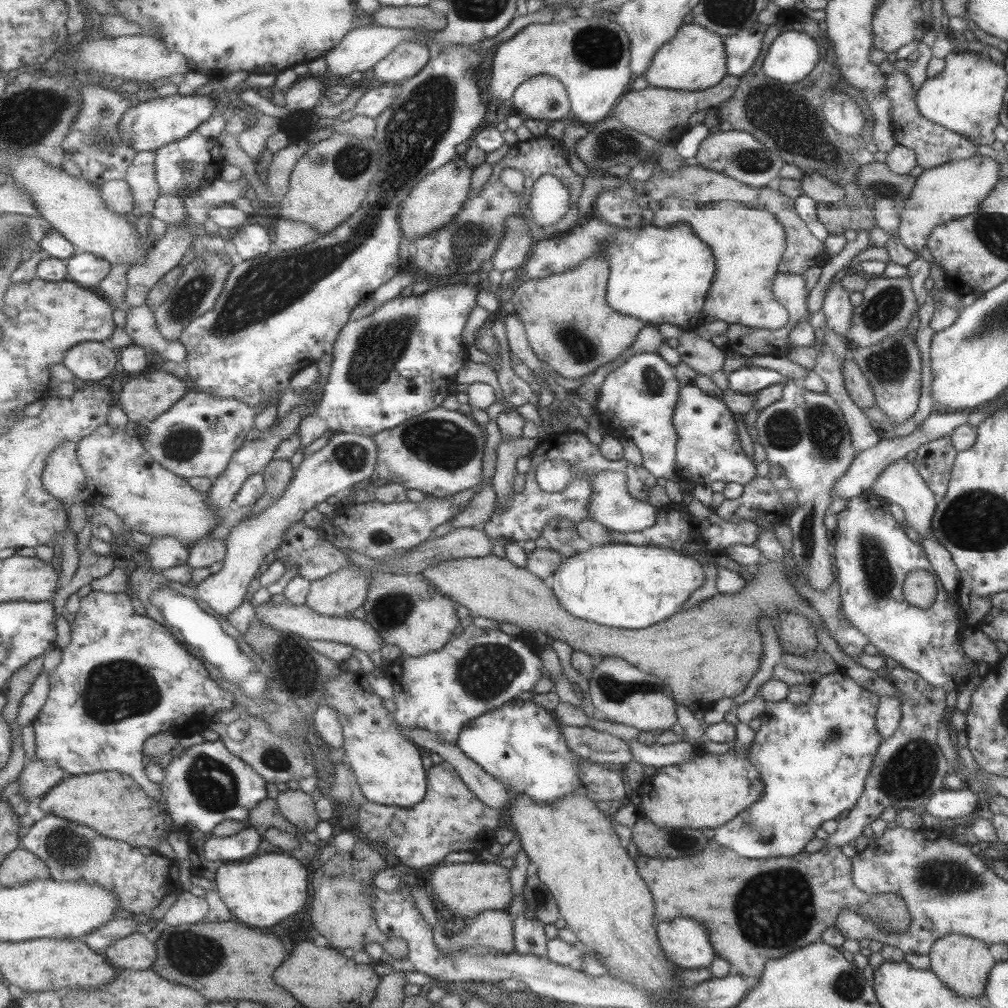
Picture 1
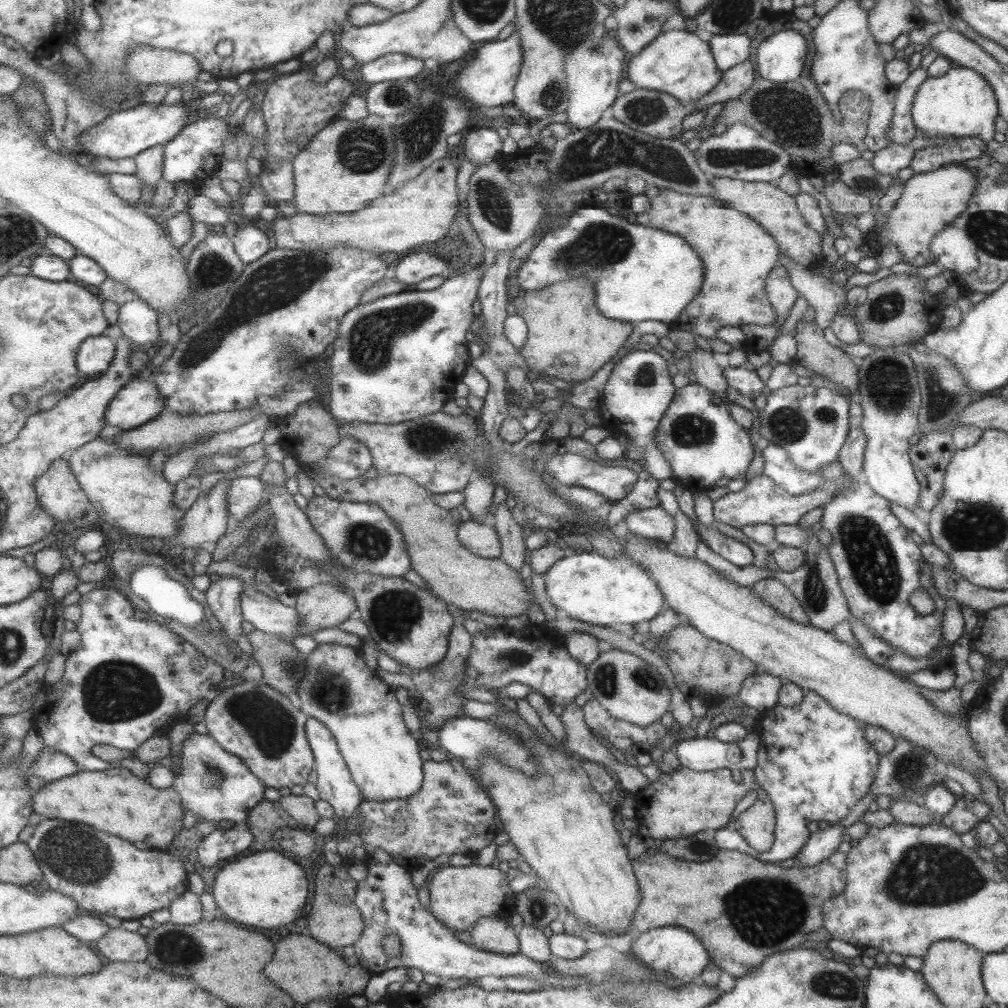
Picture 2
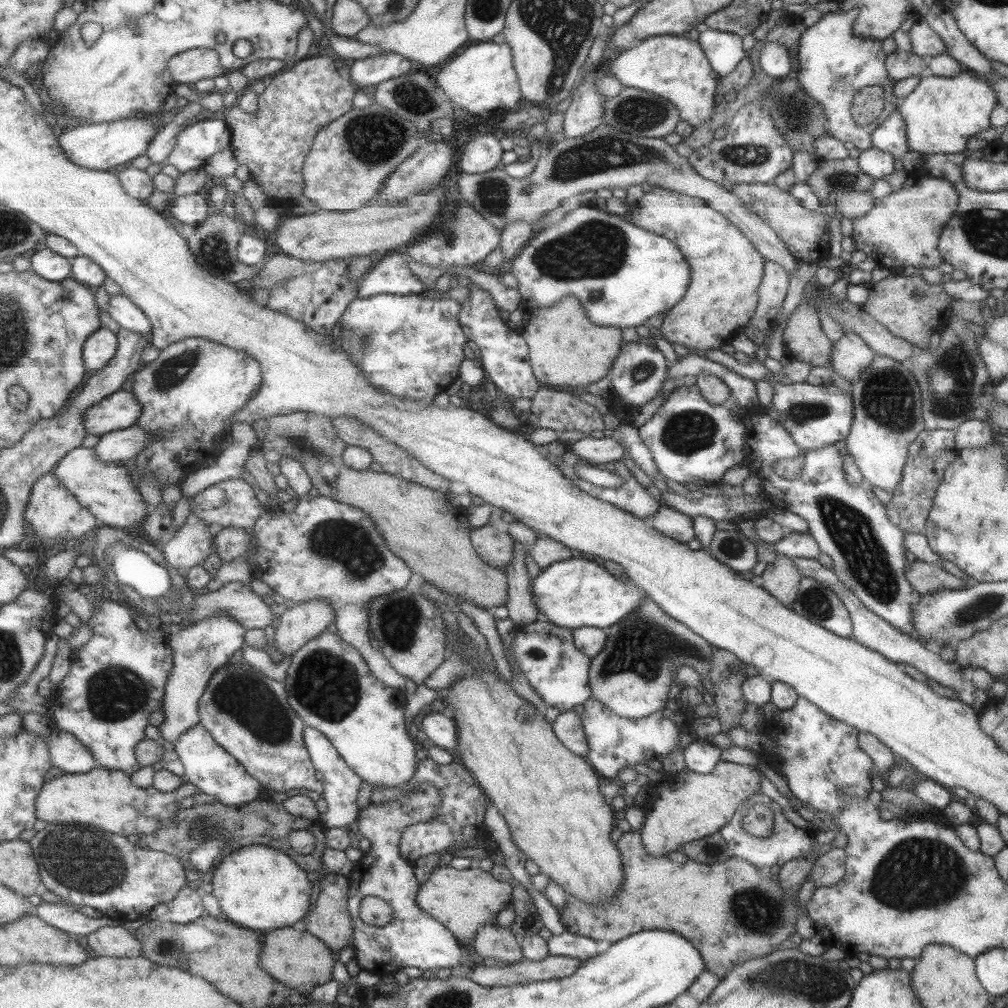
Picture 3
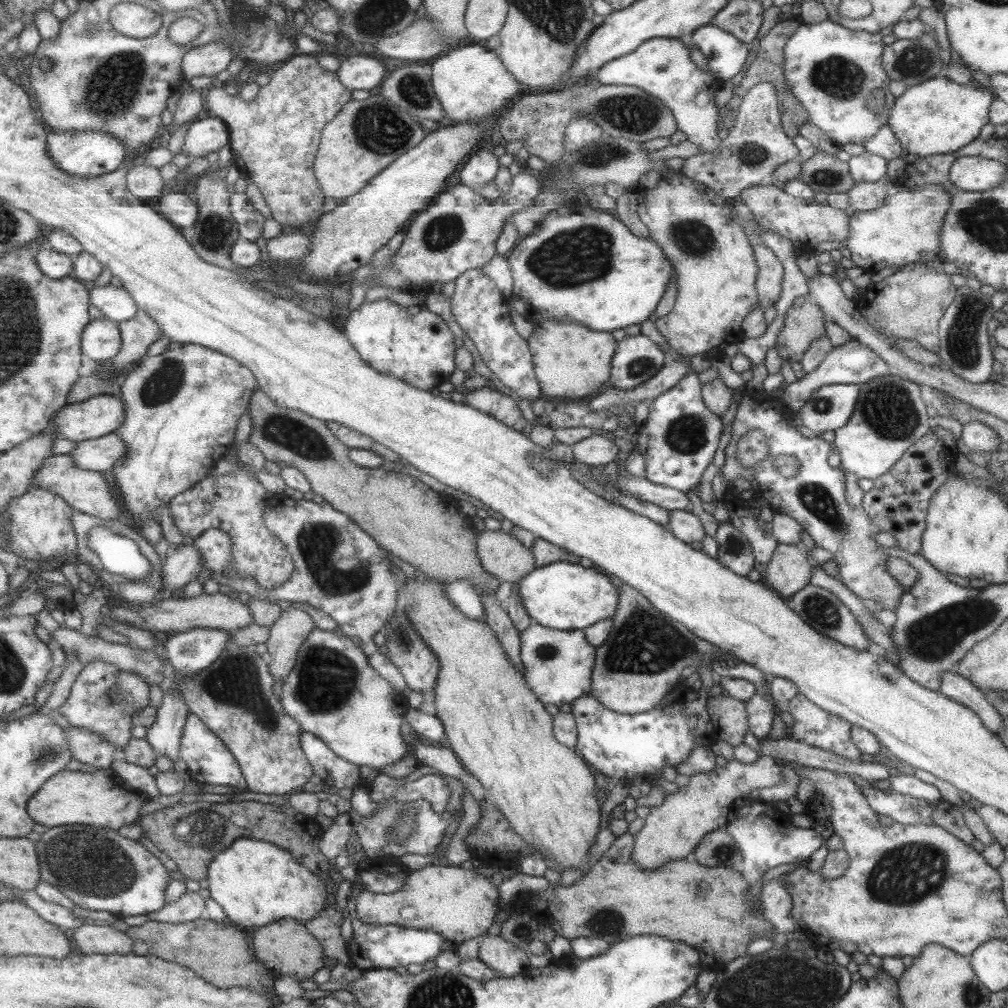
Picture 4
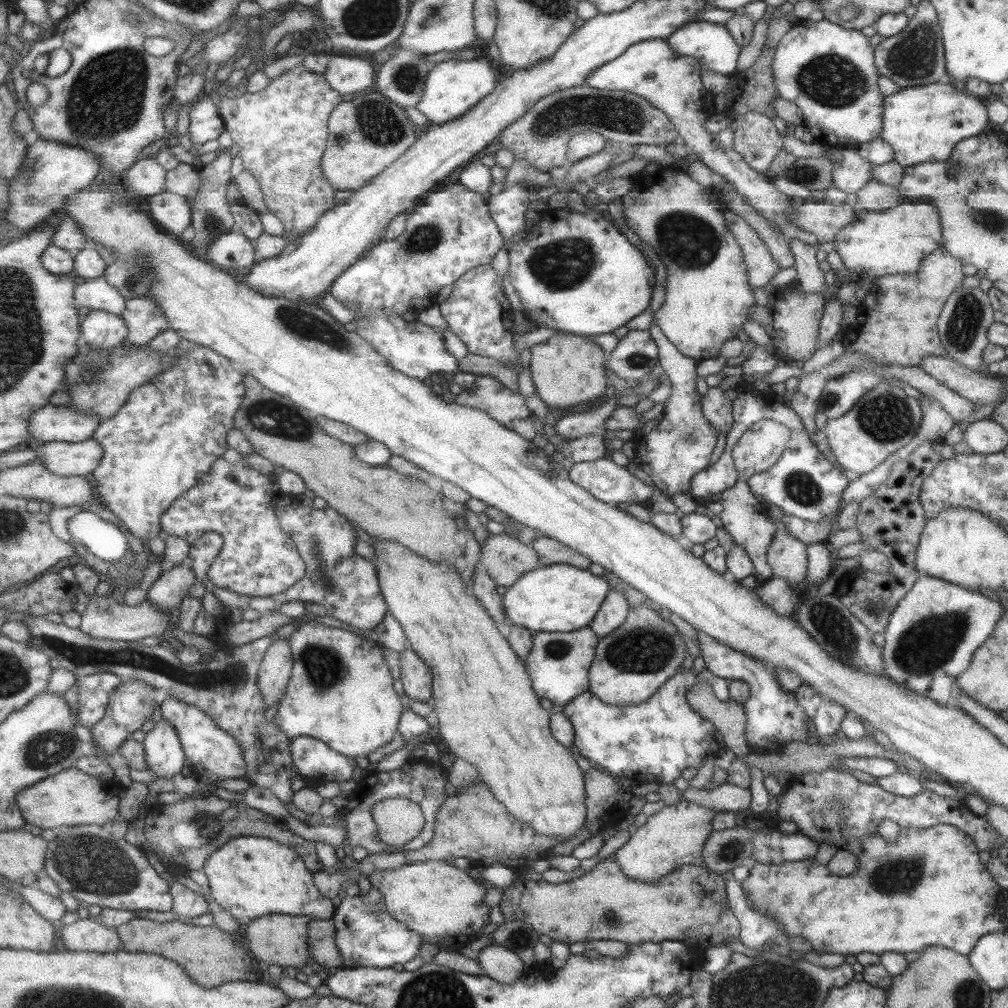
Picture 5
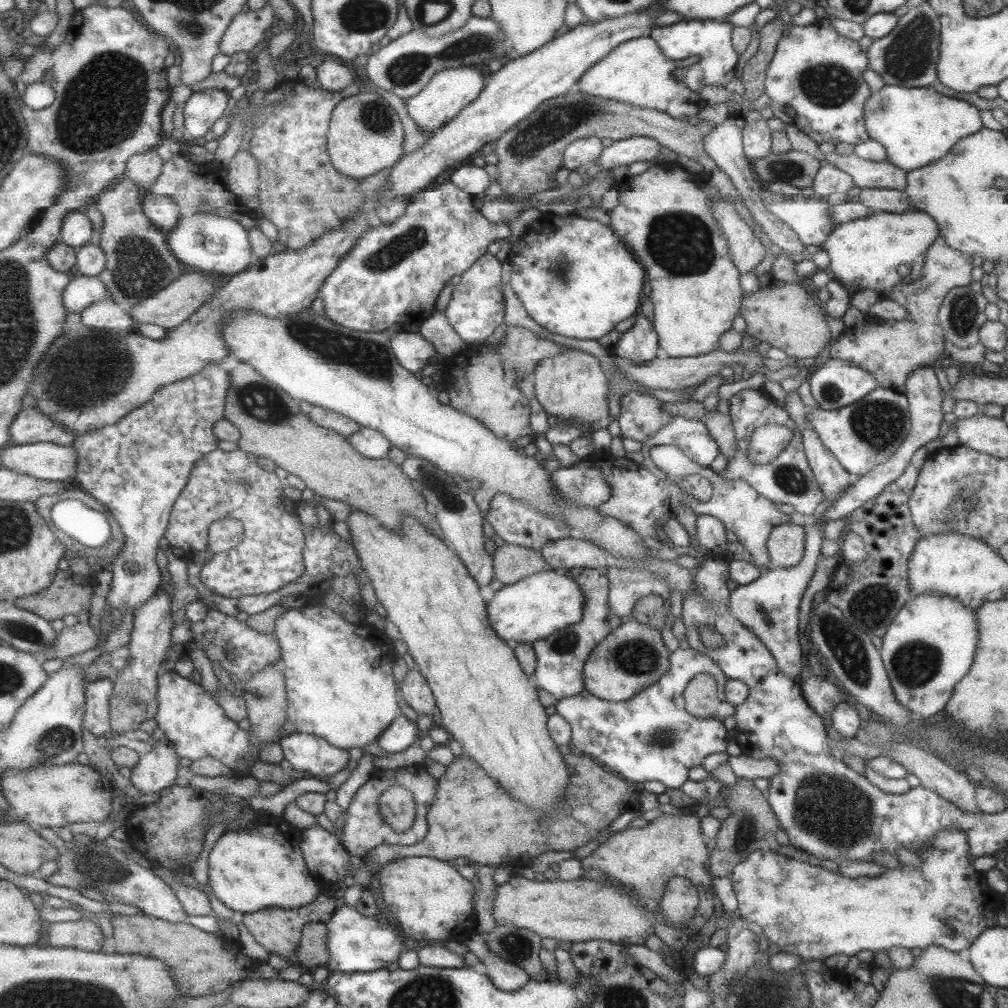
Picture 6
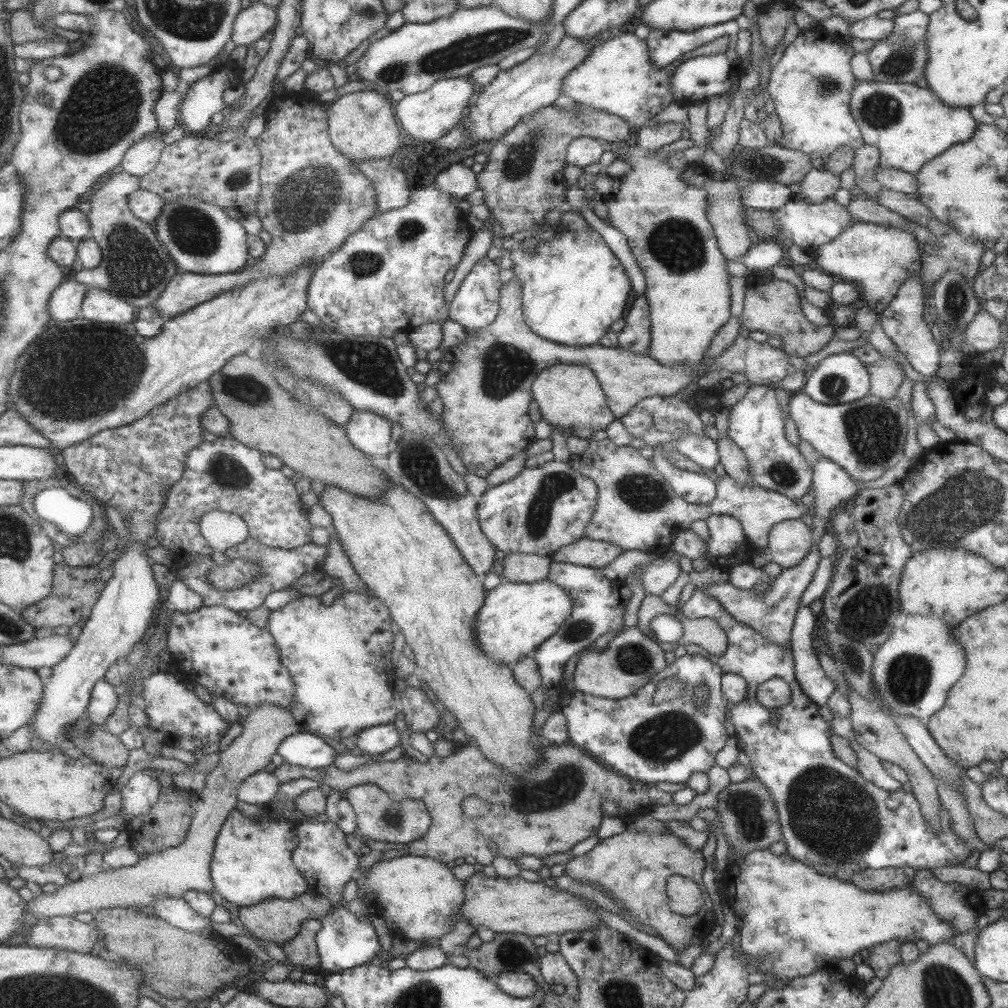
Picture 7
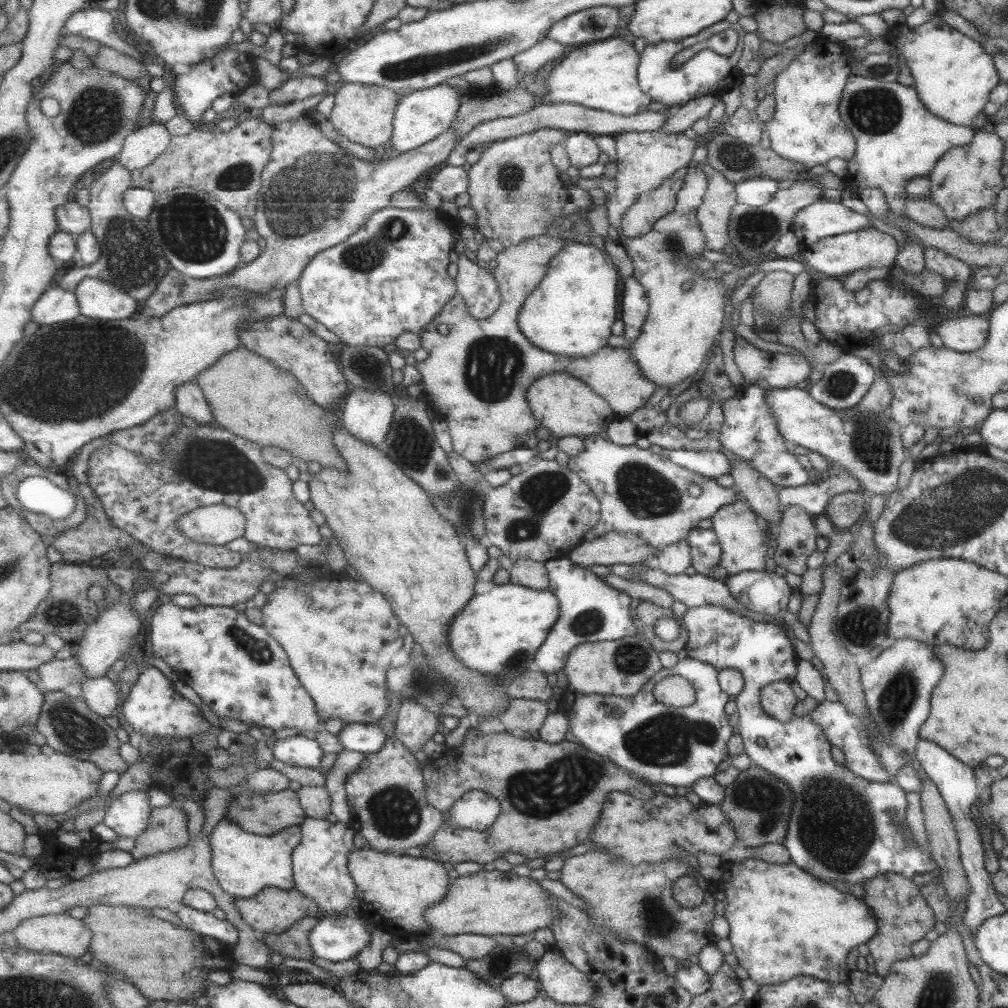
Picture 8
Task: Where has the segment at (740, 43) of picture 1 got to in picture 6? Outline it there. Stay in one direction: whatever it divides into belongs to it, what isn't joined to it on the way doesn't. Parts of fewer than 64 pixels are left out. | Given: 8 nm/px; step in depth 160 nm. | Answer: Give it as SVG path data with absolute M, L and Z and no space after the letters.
M680 21L663 27L655 27L650 30L650 37L661 51L665 59L677 60L698 55L700 60L687 68L674 71L674 77L685 84L689 90L700 93L706 86L727 86L733 78L739 55L733 51L731 44L731 32L733 26L725 21Z

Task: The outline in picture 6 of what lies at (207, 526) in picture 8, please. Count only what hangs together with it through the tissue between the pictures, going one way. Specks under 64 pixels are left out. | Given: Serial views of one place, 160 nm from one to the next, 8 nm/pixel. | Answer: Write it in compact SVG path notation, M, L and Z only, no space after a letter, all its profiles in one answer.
M227 518L227 520L217 520L209 529L209 549L215 555L228 552L241 544L245 537L245 525L239 520Z

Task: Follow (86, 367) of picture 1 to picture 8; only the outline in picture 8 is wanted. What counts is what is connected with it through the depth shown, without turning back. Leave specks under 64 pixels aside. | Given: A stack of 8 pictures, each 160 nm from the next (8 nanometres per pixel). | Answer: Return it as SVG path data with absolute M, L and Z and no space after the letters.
M85 277L74 290L81 312L89 318L123 320L140 313L142 303L113 281Z

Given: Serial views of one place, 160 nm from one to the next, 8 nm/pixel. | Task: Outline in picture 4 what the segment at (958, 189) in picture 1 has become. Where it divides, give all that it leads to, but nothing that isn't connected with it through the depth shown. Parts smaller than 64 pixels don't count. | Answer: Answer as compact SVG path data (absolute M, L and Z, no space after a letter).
M924 186L921 190L901 188L885 197L883 206L867 211L854 211L848 217L848 235L844 240L850 252L849 260L865 272L877 273L883 267L903 267L909 263L940 259L940 232L944 214L949 208L949 195L942 186Z

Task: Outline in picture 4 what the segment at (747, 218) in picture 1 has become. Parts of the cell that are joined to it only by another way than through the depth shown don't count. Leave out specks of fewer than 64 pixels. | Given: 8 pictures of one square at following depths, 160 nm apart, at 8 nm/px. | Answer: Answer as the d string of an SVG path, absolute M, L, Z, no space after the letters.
M673 176L669 181L659 179L655 188L640 186L636 187L635 191L638 196L636 213L648 228L649 237L661 247L673 270L691 270L689 274L681 276L685 280L681 280L677 274L673 307L667 314L656 318L656 329L682 359L688 359L695 354L702 354L708 360L719 359L728 344L735 343L742 337L742 320L758 306L754 285L757 265L745 232L734 221L722 197L715 194L707 185L685 176Z

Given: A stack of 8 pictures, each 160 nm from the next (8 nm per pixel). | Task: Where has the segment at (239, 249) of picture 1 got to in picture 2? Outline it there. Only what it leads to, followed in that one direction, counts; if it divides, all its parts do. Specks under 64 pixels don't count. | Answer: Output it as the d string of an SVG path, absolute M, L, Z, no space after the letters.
M255 224L242 229L238 228L232 239L234 240L236 251L246 265L265 257L273 248L267 233L265 234L263 230L259 230Z

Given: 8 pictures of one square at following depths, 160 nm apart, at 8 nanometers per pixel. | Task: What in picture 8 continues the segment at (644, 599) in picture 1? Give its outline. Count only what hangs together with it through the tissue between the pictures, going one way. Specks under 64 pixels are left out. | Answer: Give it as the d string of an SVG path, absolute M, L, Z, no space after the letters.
M494 584L486 593L474 594L449 621L446 642L448 649L461 664L482 676L490 676L496 684L506 687L516 676L534 668L534 656L538 646L545 640L549 629L559 616L557 599L545 590L531 590L517 584Z

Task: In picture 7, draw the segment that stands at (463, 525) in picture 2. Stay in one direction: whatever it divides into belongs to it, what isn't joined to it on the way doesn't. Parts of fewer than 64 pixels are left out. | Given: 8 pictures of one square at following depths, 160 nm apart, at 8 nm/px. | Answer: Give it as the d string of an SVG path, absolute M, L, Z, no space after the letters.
M507 553L502 560L502 574L509 582L539 582L548 575L550 556Z

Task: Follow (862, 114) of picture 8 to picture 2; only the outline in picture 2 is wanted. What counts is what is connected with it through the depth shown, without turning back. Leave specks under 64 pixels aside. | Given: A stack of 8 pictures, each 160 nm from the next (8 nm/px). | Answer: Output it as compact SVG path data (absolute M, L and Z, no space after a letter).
M957 65L945 75L927 77L917 87L910 110L913 125L921 136L975 137L985 143L994 140L994 121L997 115L997 101L989 83L977 72Z

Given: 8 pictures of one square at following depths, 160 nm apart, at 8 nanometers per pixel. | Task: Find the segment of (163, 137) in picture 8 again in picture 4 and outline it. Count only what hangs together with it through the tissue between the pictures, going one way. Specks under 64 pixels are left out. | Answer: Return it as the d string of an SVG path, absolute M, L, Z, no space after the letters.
M145 162L128 171L128 187L139 198L159 198L169 190L161 169Z

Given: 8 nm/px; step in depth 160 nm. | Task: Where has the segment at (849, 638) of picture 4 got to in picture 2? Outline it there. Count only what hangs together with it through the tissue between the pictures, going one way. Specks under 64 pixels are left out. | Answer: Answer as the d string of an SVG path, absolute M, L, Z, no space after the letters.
M798 522L797 526L805 532L805 547L802 550L805 554L804 565L791 572L771 570L770 576L780 580L794 594L803 613L809 619L809 625L829 631L836 624L851 619L846 598L838 585L838 578L827 548L818 543L815 535L811 533L811 526L804 526Z

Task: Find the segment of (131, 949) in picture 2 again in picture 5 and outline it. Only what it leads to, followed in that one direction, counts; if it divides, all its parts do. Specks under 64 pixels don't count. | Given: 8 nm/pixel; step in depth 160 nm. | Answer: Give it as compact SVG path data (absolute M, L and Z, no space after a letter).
M92 915L61 925L60 933L66 950L108 953L123 948L118 930L99 923Z

